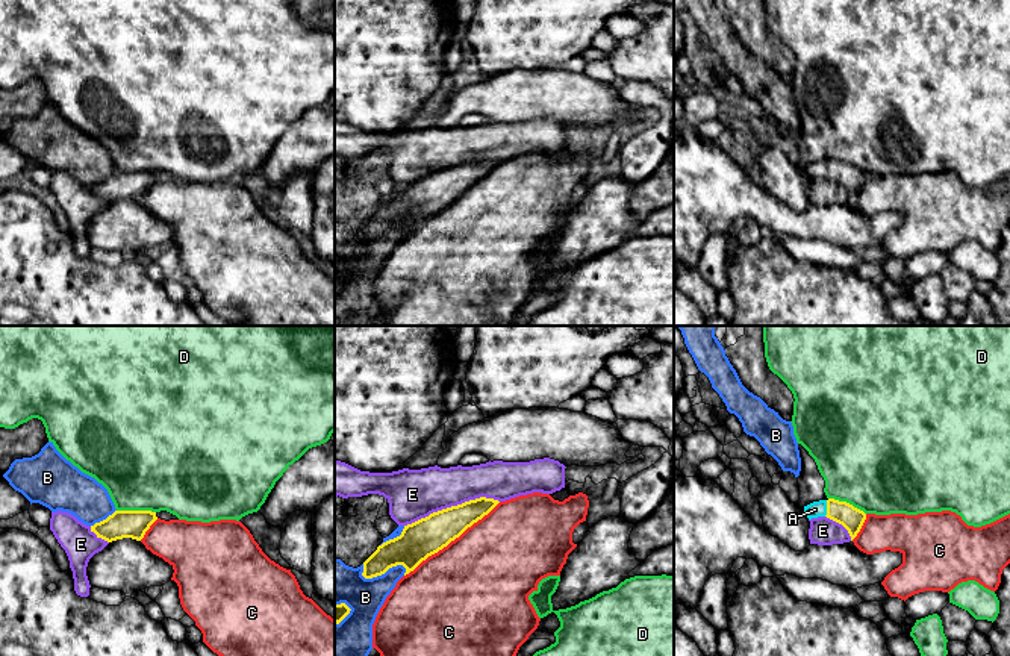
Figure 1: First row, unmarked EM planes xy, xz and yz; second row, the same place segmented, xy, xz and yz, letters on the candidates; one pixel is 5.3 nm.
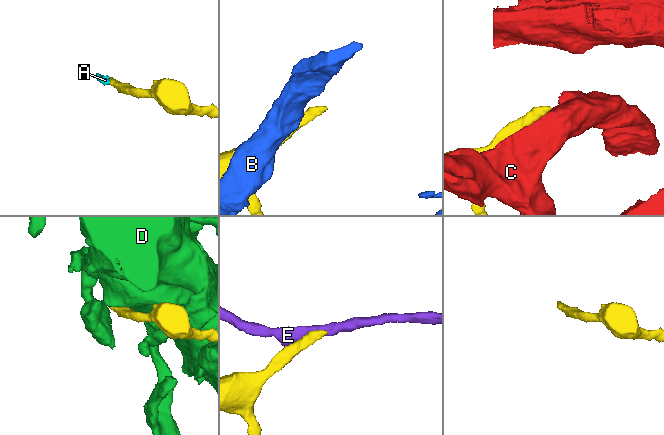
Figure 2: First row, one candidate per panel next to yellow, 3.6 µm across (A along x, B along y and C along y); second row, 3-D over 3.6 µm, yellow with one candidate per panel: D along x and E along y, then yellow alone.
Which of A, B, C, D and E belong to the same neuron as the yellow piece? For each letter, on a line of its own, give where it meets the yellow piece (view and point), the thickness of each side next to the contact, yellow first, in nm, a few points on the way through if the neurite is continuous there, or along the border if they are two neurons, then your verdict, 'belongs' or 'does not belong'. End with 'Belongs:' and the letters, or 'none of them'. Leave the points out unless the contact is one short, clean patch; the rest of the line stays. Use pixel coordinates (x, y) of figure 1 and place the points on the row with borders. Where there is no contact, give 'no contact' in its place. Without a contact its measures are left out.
A: meets yellow in yz at (827, 508); 120 nm thick on the yellow side, 90 nm on the other; runs through yz (851, 518), (827, 508), (815, 509); belongs
B: meets yellow in xz at (383, 573); 200 nm thick on the yellow side, 220 nm on the other; does not belong
C: meets yellow in xz at (452, 540); 200 nm thick on the yellow side, 480 nm on the other; does not belong
D: meets yellow in xy at (137, 511); 150 nm thick on the yellow side, 480 nm on the other; does not belong
E: meets yellow in xz at (452, 506); 200 nm thick on the yellow side, 280 nm on the other; does not belong
Belongs: A

